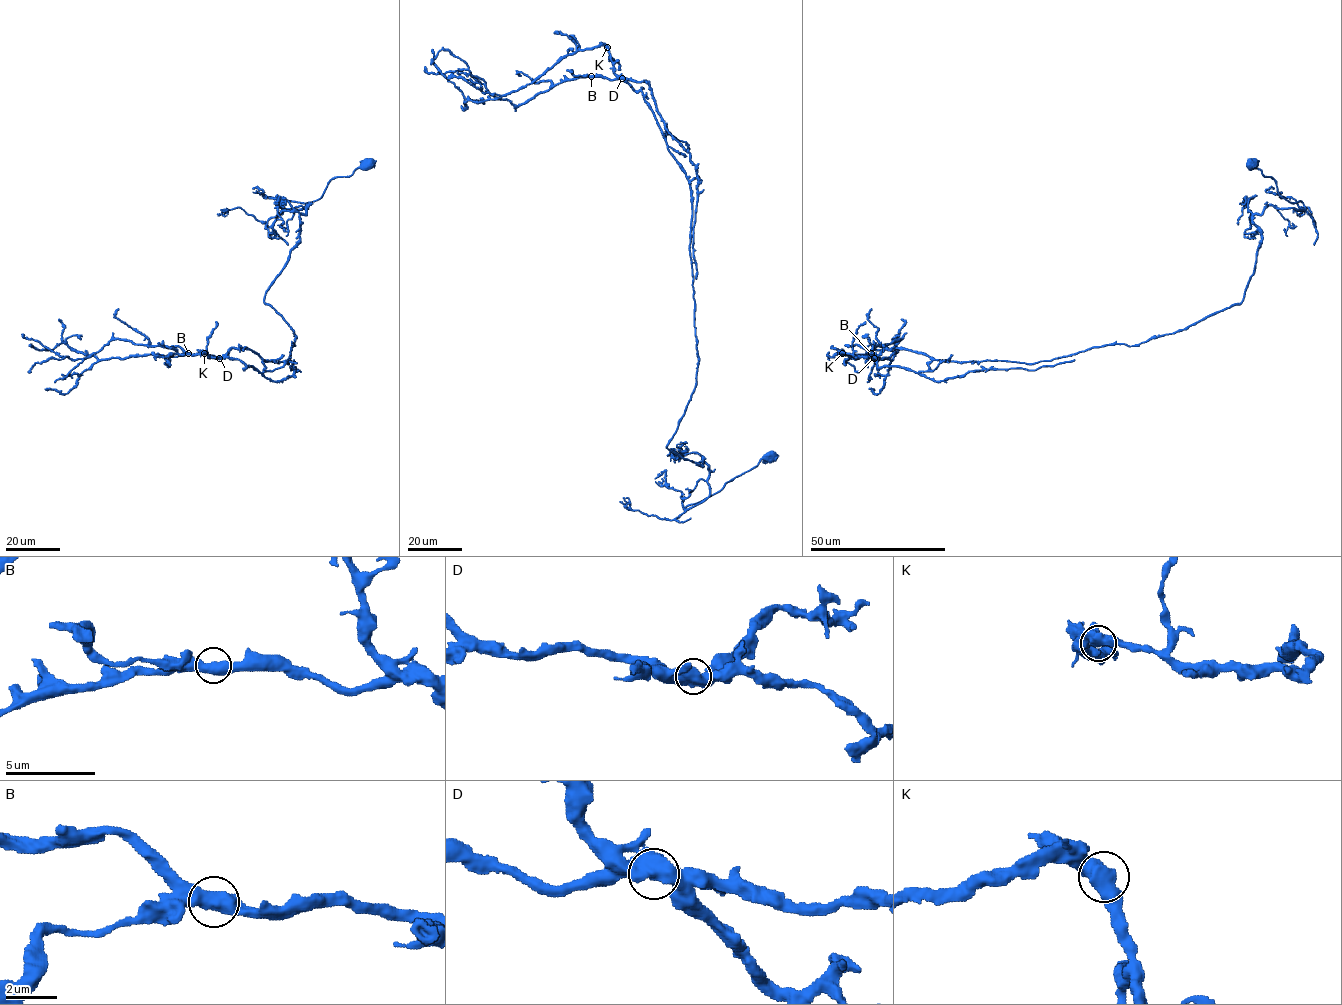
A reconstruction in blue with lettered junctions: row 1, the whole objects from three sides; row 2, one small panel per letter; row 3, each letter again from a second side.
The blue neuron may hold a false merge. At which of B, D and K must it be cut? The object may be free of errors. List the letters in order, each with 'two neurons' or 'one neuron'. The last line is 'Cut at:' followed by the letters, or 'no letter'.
B: one neuron
D: two neurons
K: one neuron
Cut at: D

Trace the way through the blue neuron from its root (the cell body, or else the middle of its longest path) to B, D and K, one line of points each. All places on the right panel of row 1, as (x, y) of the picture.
B: (1252, 162), (1305, 207), (1268, 205), (1253, 215), (1261, 244), (1241, 302), (1137, 345), (1030, 364), (871, 353)
D: (1252, 162), (1305, 207), (1253, 215), (1261, 244), (1241, 302), (1137, 345), (1030, 364), (886, 347), (873, 357)
K: (1252, 162), (1305, 207), (1253, 215), (1261, 244), (1239, 303), (1137, 345), (1030, 364), (842, 353)

